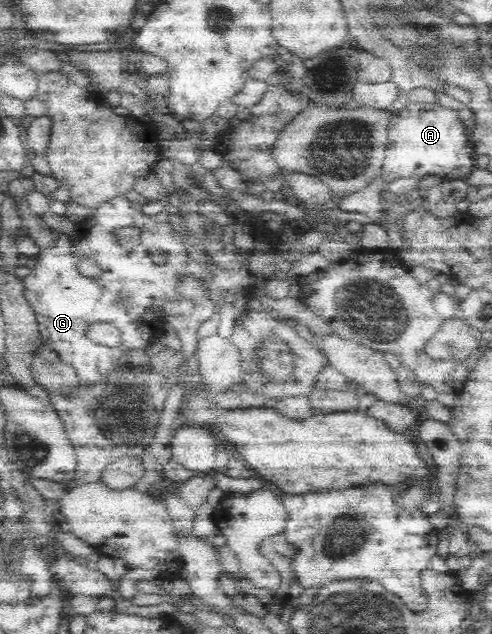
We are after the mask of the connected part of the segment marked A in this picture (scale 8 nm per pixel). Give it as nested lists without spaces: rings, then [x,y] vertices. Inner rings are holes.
[[[408,102],[405,108],[390,116],[381,175],[384,179],[392,179],[438,173],[461,180],[474,168],[475,155],[470,134],[454,111],[440,104],[430,107]]]

